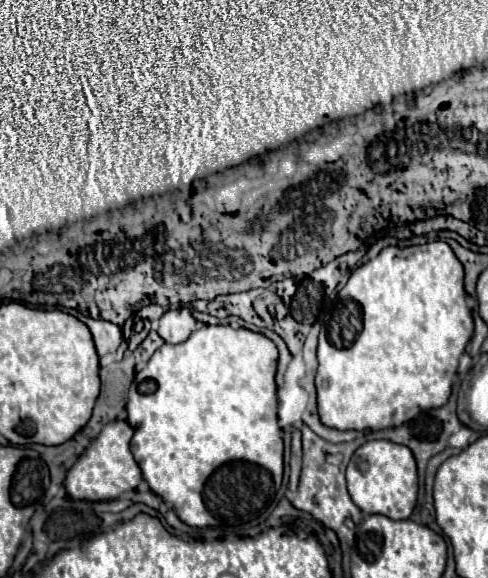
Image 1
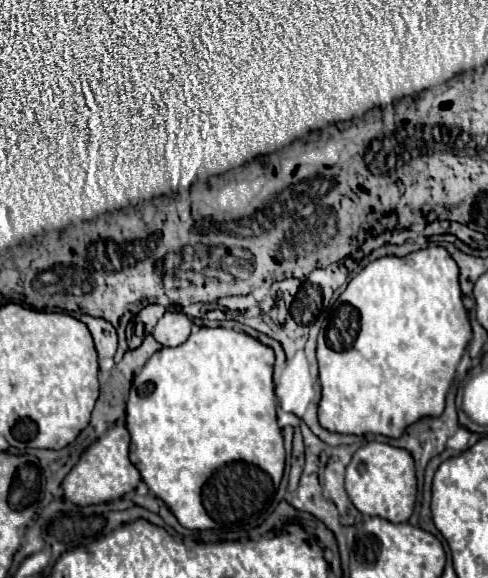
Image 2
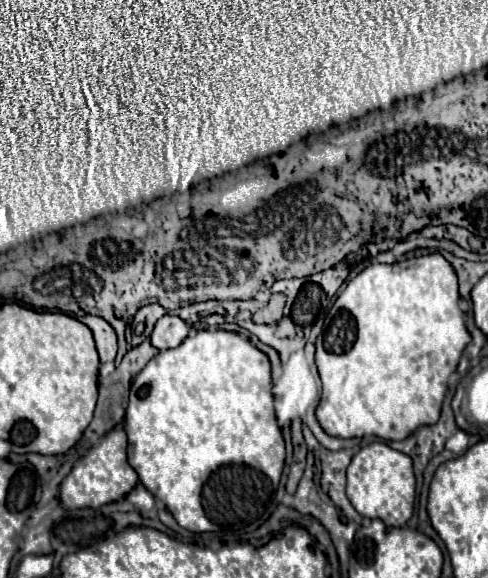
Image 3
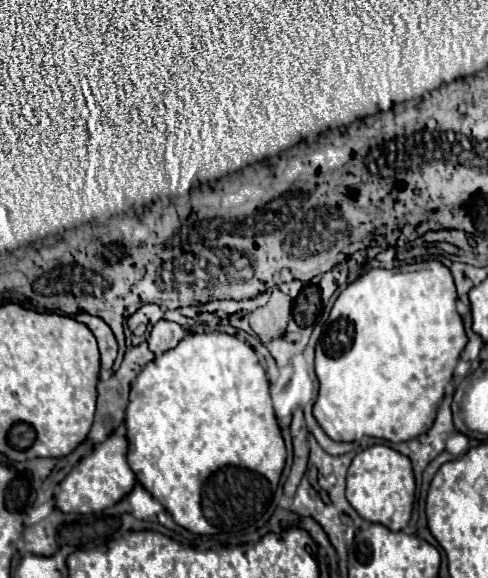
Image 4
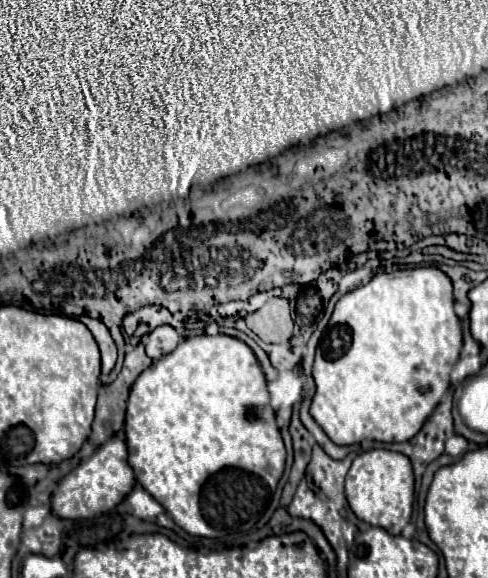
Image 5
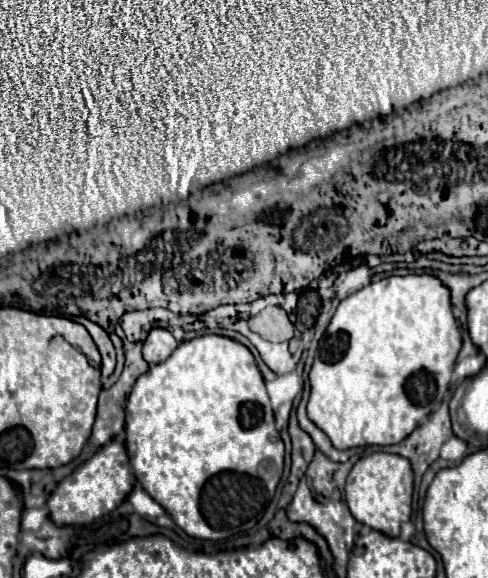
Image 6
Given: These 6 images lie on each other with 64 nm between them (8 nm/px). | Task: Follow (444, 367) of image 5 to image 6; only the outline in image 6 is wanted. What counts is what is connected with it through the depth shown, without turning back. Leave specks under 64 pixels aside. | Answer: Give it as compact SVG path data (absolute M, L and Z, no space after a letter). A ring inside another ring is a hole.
M410 274L410 276L392 276L392 278L384 278L380 282L372 282L368 286L364 286L362 290L350 294L348 298L344 298L336 310L336 314L330 320L330 326L324 334L324 338L320 340L318 346L318 354L314 358L312 370L310 370L310 400L308 400L308 418L332 440L334 448L338 450L348 450L348 448L356 448L356 446L390 446L390 444L398 444L402 438L406 438L430 412L434 412L446 398L448 398L448 388L450 388L450 376L452 376L452 368L454 362L458 358L458 352L462 348L462 338L460 338L460 330L456 326L456 320L452 316L452 304L450 304L450 292L446 286L442 286L442 282L434 276L428 274Z

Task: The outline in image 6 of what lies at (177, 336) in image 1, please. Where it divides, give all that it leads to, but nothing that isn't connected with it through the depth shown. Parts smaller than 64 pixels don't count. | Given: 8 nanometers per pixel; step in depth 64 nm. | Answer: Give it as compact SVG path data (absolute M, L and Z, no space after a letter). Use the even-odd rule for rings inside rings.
M154 328L148 338L144 340L144 348L142 348L142 356L148 362L148 366L156 366L160 362L164 362L174 348L178 346L178 342L174 340L174 336L164 330L164 328Z

